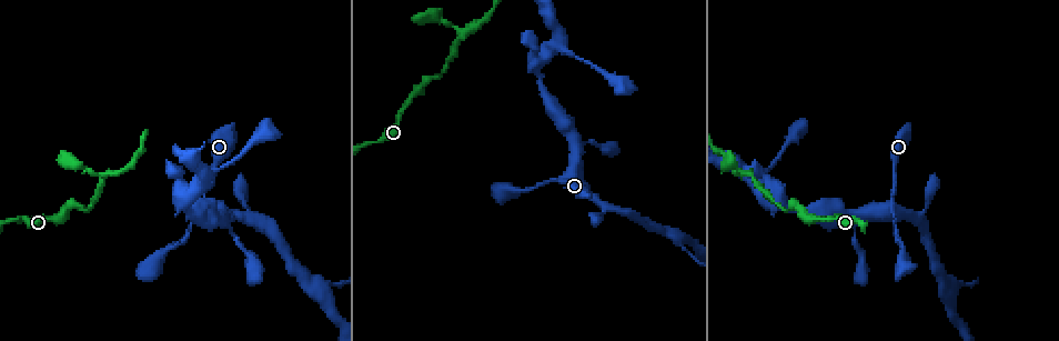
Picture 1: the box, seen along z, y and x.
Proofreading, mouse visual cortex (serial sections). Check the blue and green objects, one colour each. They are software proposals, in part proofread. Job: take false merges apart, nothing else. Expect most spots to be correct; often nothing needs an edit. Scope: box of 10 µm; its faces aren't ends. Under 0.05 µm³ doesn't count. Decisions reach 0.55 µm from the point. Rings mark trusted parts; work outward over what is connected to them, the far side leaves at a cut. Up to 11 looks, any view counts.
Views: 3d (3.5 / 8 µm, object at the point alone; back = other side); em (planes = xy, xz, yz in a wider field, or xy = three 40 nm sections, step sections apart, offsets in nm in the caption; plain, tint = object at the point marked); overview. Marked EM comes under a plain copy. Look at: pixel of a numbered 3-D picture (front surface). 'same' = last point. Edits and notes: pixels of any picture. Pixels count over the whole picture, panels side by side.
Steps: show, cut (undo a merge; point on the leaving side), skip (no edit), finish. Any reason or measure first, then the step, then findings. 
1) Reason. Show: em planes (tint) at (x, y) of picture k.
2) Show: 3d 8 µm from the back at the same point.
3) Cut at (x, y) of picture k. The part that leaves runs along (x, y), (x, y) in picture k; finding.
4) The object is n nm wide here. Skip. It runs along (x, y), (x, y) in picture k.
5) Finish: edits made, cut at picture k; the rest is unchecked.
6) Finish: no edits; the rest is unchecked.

Three-way junction. Show: 3d 8 µm at (246, 219) of picture 1.

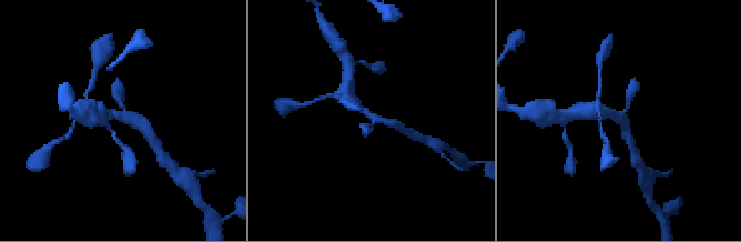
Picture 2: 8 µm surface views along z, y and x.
3 arms meet here; the arms are 200, 250, 300 nm wide; now the EM. Show: em xy step 5 (tint) at the same point.

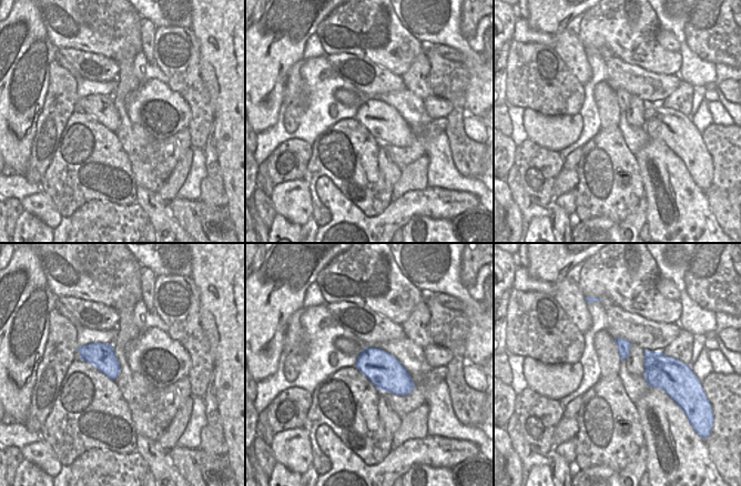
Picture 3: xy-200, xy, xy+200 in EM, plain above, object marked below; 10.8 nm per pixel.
Skip. It runs along (344, 91), (363, 111), (397, 124) in picture 2; all the same cell.

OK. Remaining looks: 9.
Two arms in line, one across. Show: 3d 8 µm from the back at (674, 233) of picture 1.

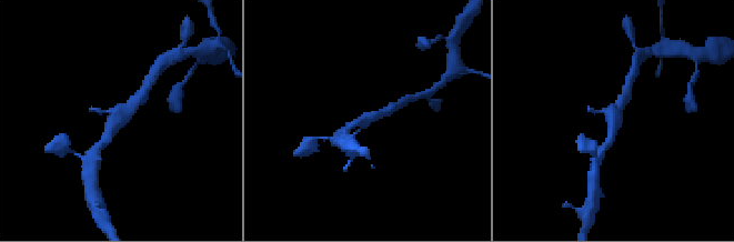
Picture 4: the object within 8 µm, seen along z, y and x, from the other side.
3 arms meet here; the arms are 150, 250, 300 nm wide. Show: em xy step 5 (tint) at the same point.

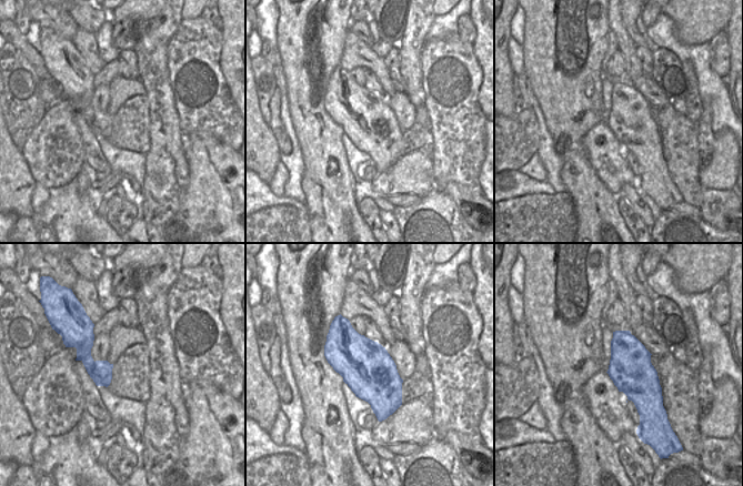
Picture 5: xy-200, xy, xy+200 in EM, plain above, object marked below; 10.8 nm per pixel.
Skip. It runs along (142, 94), (110, 125), (101, 142) in picture 4; continuous, no second cell.

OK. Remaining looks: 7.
Branch point. Show: 3d 3.5 µm from the back at (859, 212) of picture 1.

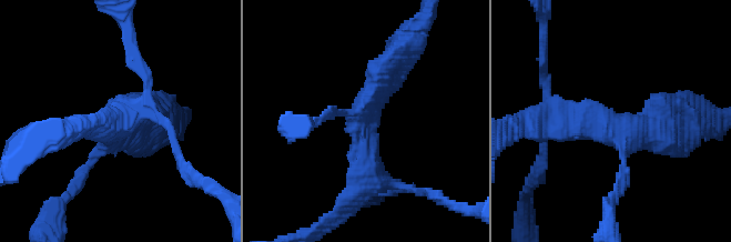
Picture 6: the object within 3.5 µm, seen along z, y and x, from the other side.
3 arms meet here; the arms are 150, 400, 450 nm wide; now the EM. Show: em xy step 3 (tint) at (615, 125) of picture 6.

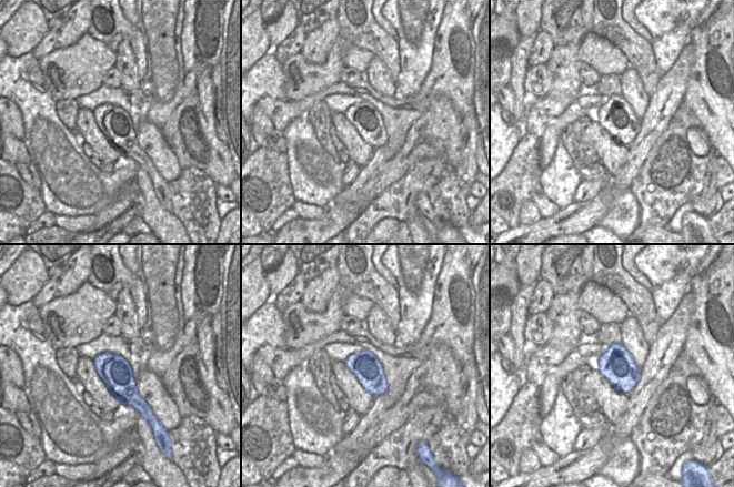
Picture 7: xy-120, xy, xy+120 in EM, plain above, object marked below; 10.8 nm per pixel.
Another direction. Show: em xy step 5 (tint) at the same point.

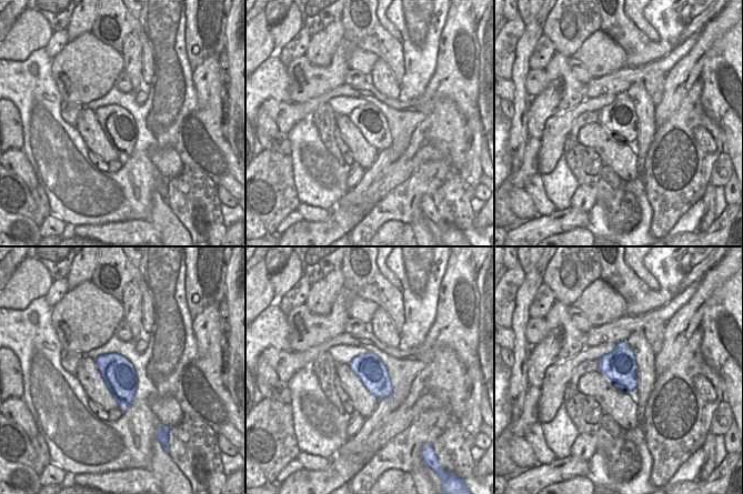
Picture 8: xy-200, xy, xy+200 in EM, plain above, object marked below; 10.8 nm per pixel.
Skip. It runs along (384, 183), (364, 112), (402, 58) in picture 6; one cell here.

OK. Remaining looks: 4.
Branch point. Show: 3d 8 µm at (557, 46) of picture 1.

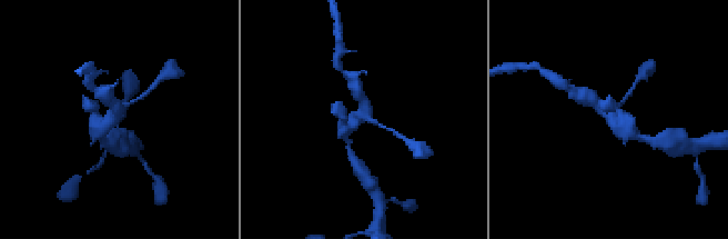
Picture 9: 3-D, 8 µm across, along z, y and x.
Show: 3d 3.5 µm at the same point.

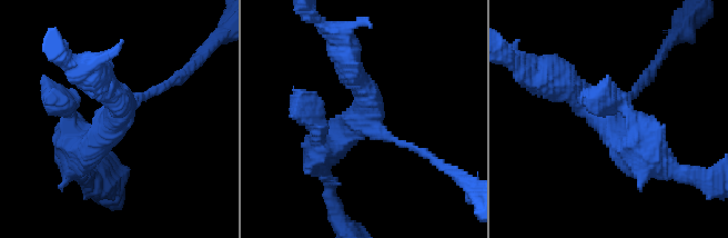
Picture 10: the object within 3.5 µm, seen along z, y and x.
Show: em xy step 3 (tint) at (365, 120) of picture 10.

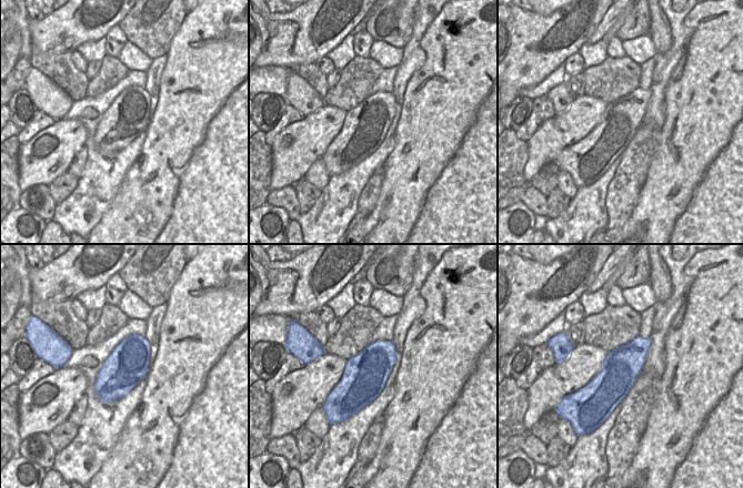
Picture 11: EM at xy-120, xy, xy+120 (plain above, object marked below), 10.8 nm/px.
The arms are 100, 350, 500 nm wide. Skip. It runs along (644, 161), (613, 113), (553, 80) in picture 10; all the same cell.

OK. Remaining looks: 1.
Finish: no edits; the rest is unchecked.

